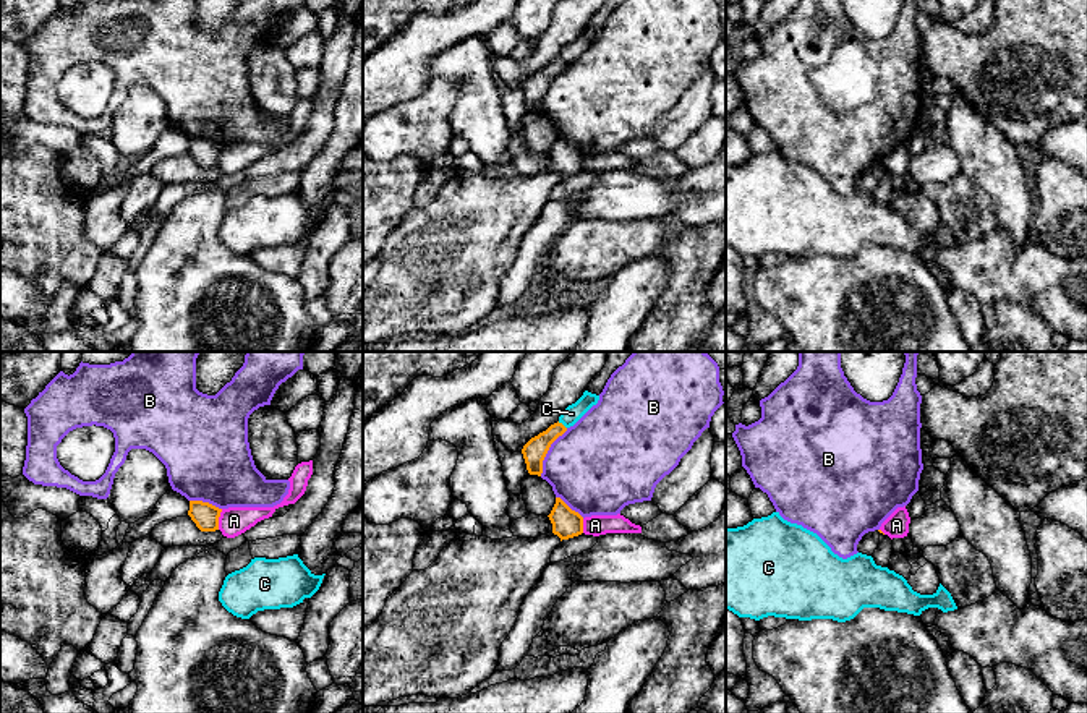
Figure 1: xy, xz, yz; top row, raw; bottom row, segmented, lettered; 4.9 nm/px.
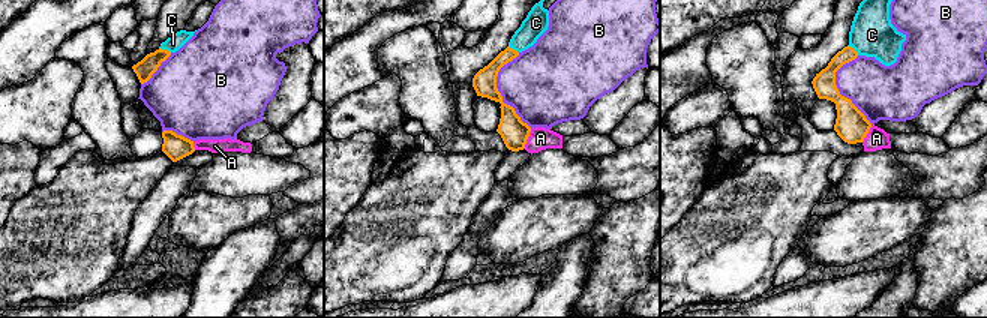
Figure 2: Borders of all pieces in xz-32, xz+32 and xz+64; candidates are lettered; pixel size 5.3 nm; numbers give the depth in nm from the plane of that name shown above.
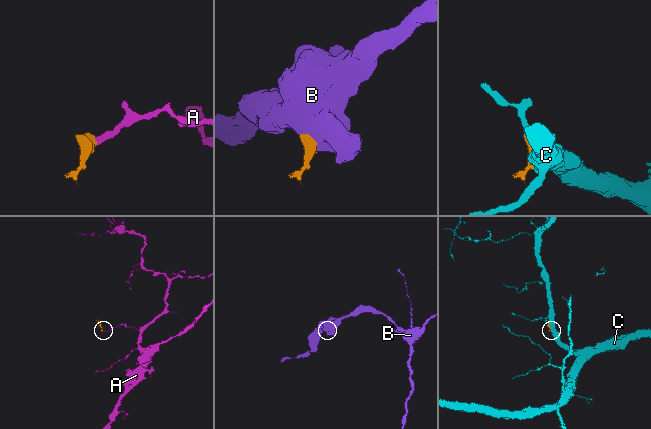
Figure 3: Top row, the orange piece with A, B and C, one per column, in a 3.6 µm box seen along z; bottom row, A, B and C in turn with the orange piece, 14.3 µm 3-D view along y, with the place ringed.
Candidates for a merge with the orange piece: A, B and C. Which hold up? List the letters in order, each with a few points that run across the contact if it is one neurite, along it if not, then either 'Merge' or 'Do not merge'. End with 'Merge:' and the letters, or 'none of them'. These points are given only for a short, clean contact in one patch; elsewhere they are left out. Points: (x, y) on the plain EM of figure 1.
A: Line: xy (222, 146), (217, 166). Do not merge
B: Do not merge
C: Do not merge
Merge: none of them

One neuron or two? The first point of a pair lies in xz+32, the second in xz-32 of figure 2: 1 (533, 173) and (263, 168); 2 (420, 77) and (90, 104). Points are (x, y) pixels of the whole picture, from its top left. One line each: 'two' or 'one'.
1: one
2: one

